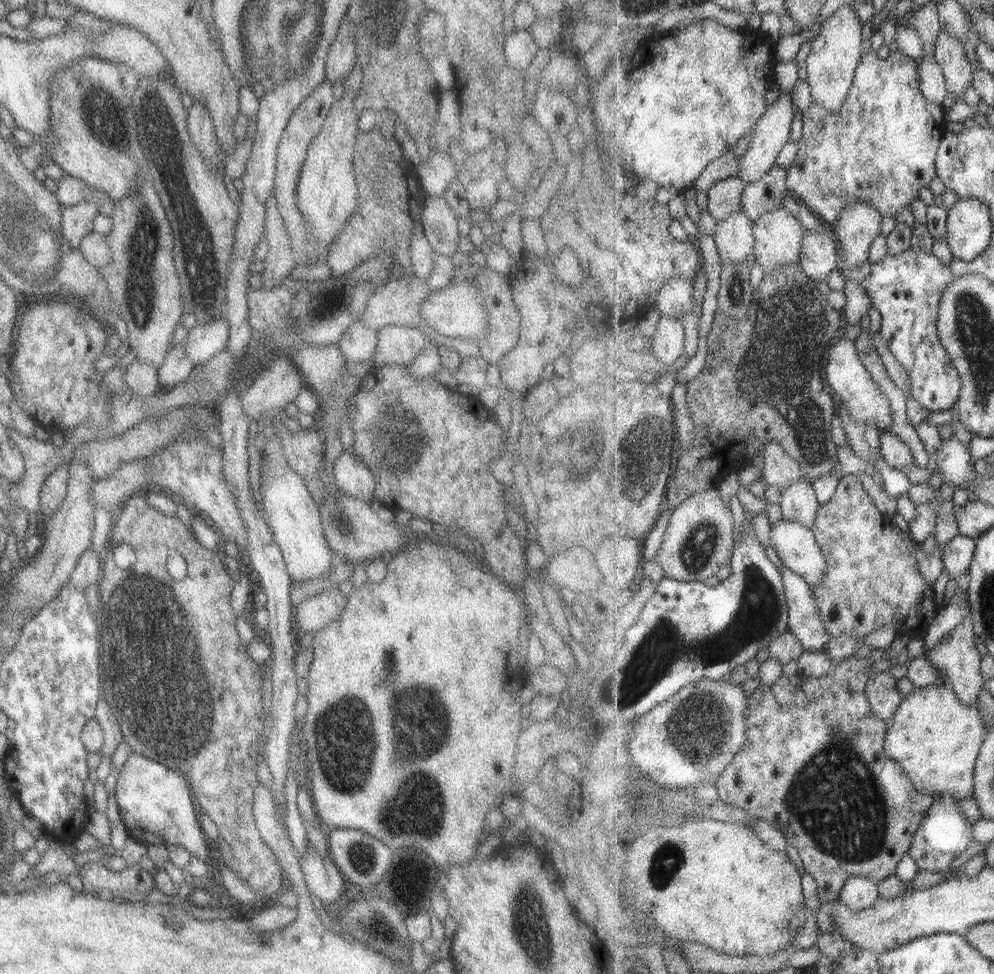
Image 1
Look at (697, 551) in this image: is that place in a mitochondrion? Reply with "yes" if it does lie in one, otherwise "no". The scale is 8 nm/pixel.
yes

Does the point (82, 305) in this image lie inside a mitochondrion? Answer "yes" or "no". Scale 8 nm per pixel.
no

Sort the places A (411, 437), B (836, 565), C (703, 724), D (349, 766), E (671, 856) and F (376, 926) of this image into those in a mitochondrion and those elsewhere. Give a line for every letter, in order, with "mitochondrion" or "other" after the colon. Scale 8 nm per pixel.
A: mitochondrion
B: other
C: mitochondrion
D: mitochondrion
E: mitochondrion
F: mitochondrion

